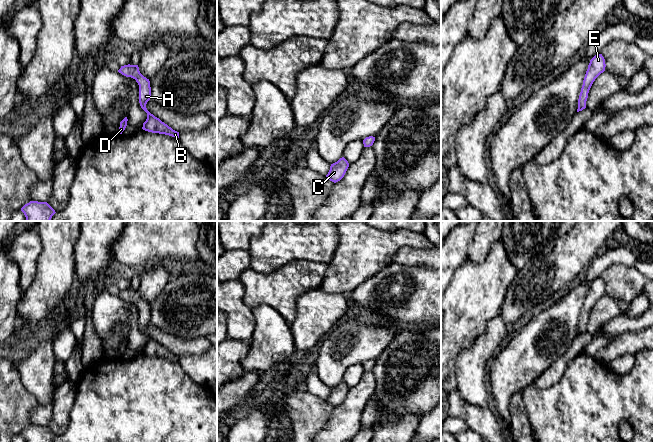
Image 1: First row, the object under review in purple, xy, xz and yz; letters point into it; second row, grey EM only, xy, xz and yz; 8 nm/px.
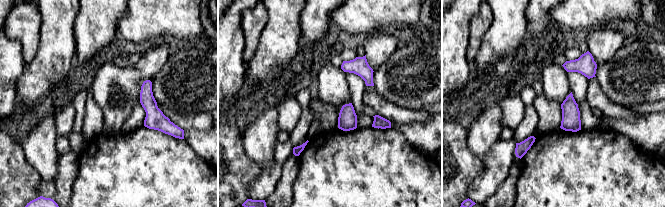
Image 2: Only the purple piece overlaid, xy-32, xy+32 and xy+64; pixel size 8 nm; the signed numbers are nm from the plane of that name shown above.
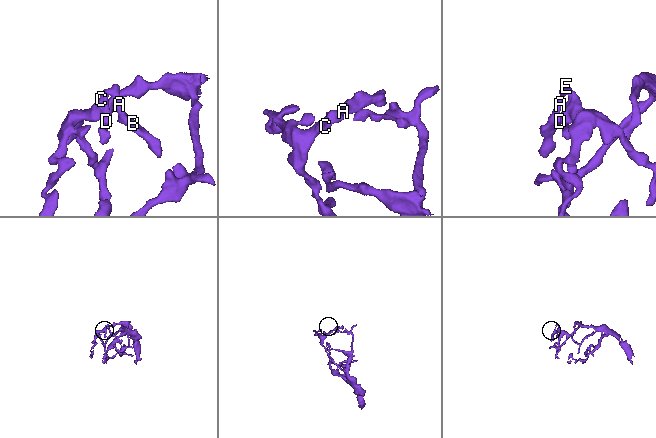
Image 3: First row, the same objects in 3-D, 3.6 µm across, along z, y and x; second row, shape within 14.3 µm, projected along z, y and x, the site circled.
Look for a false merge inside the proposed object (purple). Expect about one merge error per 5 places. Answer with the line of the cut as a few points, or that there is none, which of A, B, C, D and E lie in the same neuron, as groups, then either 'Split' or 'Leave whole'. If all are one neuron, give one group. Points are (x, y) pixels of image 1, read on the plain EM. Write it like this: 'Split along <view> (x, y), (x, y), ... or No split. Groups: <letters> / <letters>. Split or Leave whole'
No split. Groups: A B C D E. Leave whole

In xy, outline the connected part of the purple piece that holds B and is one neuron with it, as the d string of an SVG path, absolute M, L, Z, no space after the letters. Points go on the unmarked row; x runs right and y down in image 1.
M128 288L121 290L118 296L126 301L135 303L139 309L139 327L141 332L147 337L147 343L143 347L142 353L152 357L165 358L179 362L179 356L173 354L147 334L146 328L151 323L150 305L140 297L138 289Z

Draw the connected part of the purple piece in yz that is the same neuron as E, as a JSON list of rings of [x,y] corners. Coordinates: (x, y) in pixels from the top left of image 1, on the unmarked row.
[[[602,278],[595,279],[590,284],[579,319],[577,336],[582,335],[586,332],[586,325],[588,322],[589,314],[595,303],[605,295],[605,291],[605,283]]]

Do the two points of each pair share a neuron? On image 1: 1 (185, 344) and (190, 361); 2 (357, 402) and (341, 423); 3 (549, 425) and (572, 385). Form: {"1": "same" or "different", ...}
{"1": "different", "2": "same", "3": "same"}

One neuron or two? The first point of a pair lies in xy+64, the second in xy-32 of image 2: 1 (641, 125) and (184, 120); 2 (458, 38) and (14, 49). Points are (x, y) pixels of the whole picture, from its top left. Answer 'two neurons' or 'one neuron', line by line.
1: two neurons
2: one neuron

